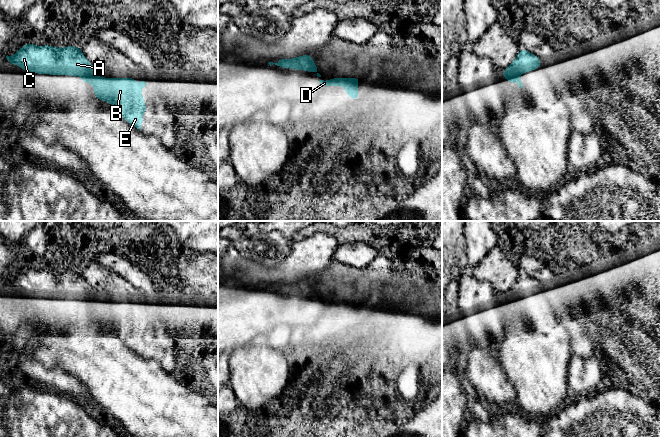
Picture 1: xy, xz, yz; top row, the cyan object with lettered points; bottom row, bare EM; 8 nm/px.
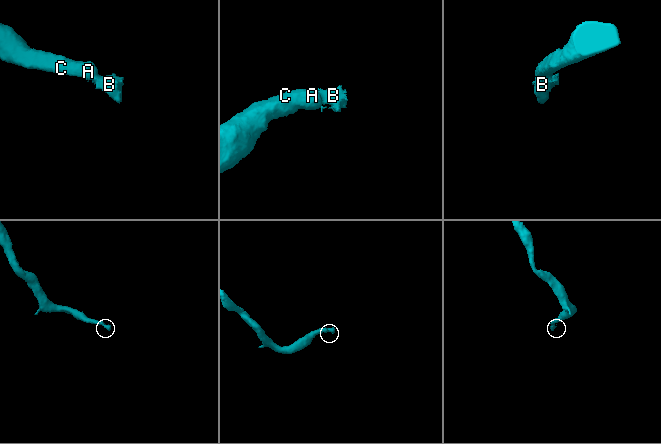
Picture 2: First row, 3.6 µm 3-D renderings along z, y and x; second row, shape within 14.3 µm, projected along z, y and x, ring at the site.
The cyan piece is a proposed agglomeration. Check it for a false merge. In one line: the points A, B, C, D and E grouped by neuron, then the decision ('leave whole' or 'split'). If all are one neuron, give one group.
A C / B D E | split

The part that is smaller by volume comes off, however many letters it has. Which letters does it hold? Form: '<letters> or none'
B, D, E

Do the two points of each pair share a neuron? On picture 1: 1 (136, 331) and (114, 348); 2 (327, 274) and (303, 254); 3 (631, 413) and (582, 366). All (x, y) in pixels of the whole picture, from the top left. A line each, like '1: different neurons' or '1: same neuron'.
1: different neurons
2: different neurons
3: different neurons

